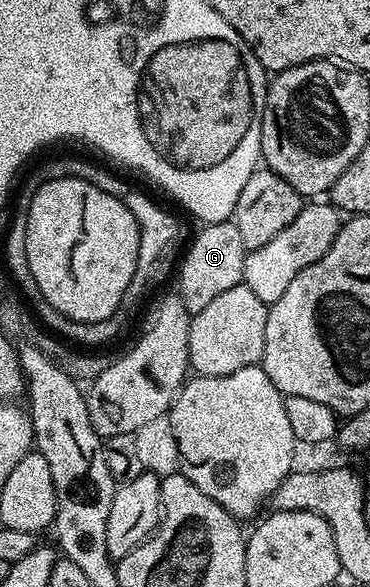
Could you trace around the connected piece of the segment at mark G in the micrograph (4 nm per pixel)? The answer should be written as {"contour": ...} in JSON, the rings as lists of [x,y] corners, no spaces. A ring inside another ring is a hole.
{"contour":[[[232,221],[207,223],[200,229],[202,231],[190,241],[185,256],[180,256],[179,266],[175,271],[176,290],[183,305],[191,313],[202,311],[210,301],[219,297],[219,293],[227,293],[227,289],[242,286],[243,265],[247,254],[243,237],[239,237],[239,229]]]}

